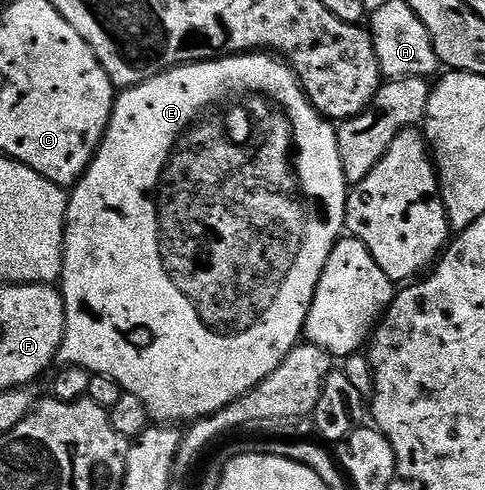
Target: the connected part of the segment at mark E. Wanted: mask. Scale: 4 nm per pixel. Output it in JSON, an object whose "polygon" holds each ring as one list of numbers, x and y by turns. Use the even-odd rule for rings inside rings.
{"polygon":[[244,53,229,55,226,59,210,59,207,63,187,63,183,67,175,67,172,71,166,71,164,75,153,77,141,85,120,90,107,131,103,135,101,145,97,149,89,169,69,191,67,228,63,230,63,273,61,276,61,284,63,283,61,294,65,305,65,333,63,334,63,344,59,346,58,362,69,367,83,367,92,375,113,377,113,381,120,383,126,394,145,401,147,414,152,420,162,421,167,425,180,425,179,423,187,425,192,421,205,419,208,415,215,415,218,411,225,410,230,403,237,401,257,385,261,385,261,381,265,381,265,377,269,377,269,373,273,373,273,369,277,369,285,361,288,353,300,342,307,314,313,305,317,285,321,281,321,273,325,269,325,261,329,261,329,253,333,253,333,249,345,235,348,194,349,184,345,177,345,169,341,165,337,131,332,120,325,119,322,113,311,104,303,92,303,87,299,84,299,79,296,78,295,72,282,58,276,57,274,54]]}

